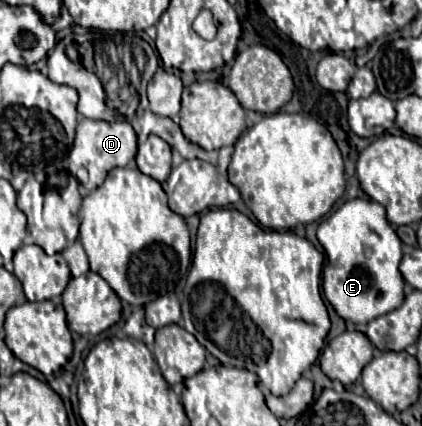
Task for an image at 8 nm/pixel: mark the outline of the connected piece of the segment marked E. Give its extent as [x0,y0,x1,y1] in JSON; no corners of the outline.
[318,198,404,324]

